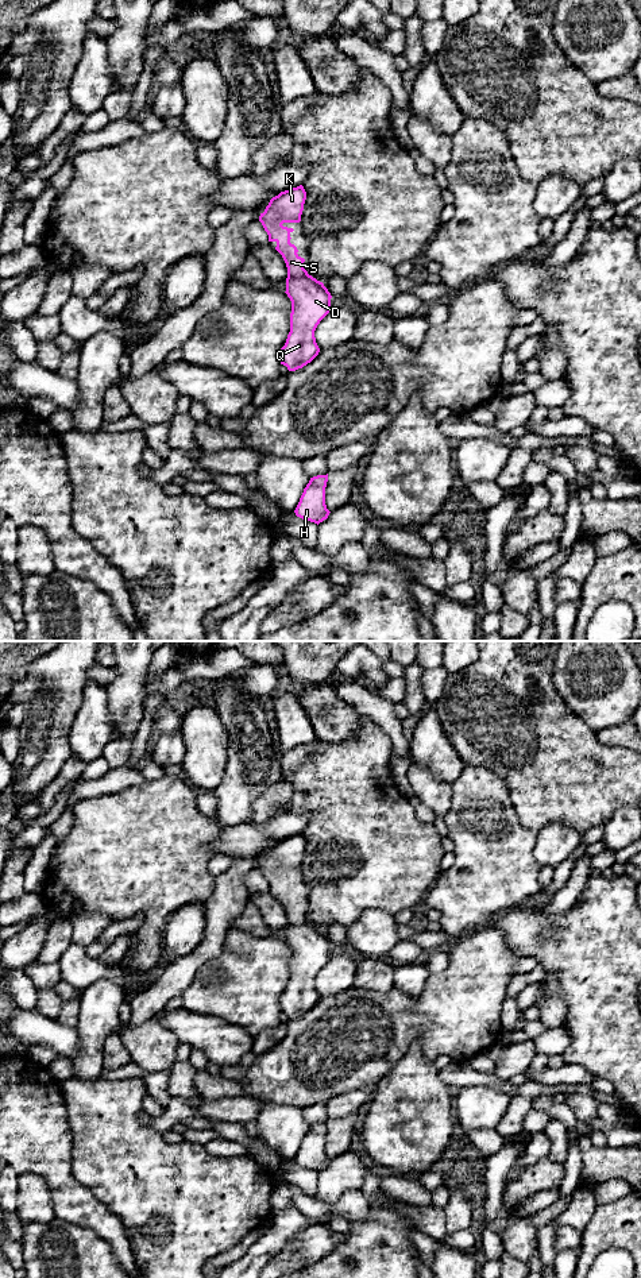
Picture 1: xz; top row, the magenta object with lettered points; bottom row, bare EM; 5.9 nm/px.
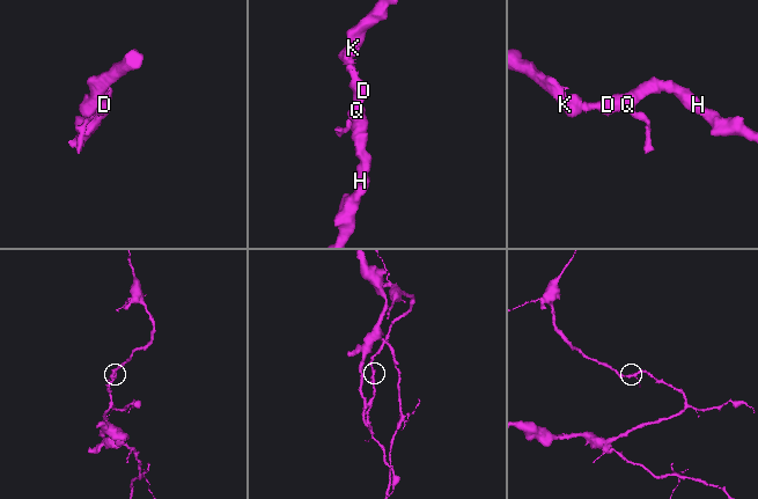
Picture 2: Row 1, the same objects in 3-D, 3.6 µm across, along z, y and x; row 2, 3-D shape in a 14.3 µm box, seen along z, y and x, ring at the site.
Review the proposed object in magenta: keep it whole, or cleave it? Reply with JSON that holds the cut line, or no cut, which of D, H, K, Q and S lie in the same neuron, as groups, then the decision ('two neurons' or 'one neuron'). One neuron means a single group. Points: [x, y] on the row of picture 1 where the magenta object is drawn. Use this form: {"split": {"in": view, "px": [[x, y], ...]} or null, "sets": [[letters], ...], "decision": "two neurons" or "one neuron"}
{"split": null, "sets": [["D", "H", "K", "Q", "S"]], "decision": "one neuron"}

